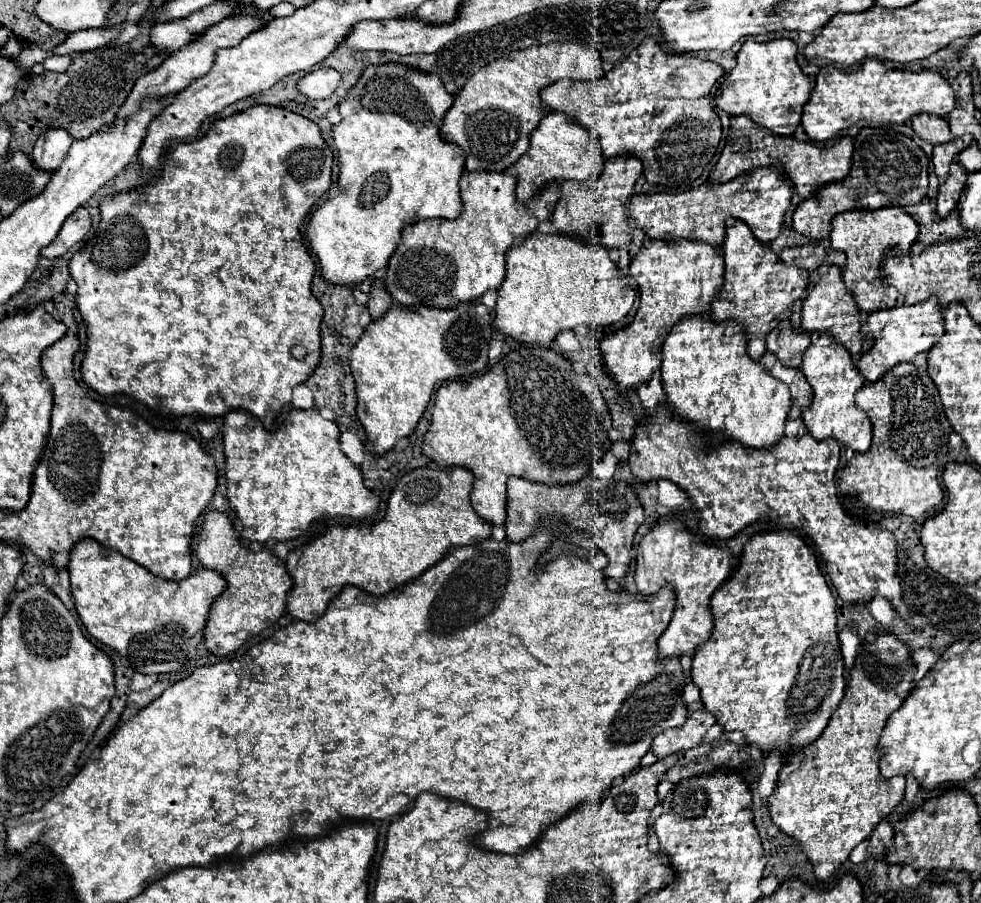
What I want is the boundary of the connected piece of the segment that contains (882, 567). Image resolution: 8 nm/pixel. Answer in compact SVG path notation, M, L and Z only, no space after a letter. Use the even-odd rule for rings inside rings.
M661 405L657 411L657 417L647 417L637 429L631 445L631 457L629 457L629 467L635 479L641 483L649 481L659 481L667 479L681 487L695 509L699 511L699 529L703 535L711 539L731 539L737 533L741 533L745 527L755 523L757 519L765 519L773 527L785 527L789 525L793 531L805 535L811 539L815 549L821 555L825 573L829 575L833 587L837 589L839 597L845 603L867 603L867 599L873 597L885 597L897 615L909 623L911 611L903 601L901 595L901 579L897 575L897 541L891 531L881 529L873 523L863 523L851 519L841 501L839 501L839 491L835 485L835 471L839 465L839 455L841 447L833 439L823 439L815 441L811 435L803 435L801 439L787 439L783 437L781 443L777 443L769 451L757 451L743 447L739 443L723 443L709 447L705 443L705 435L675 419L671 411Z

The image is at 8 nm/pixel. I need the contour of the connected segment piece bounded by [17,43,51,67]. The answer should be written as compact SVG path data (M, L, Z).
M25 43L21 55L17 57L17 63L21 63L21 67L31 67L33 63L43 63L43 59L47 59L49 55L51 53L43 51L43 49L37 49L31 43Z

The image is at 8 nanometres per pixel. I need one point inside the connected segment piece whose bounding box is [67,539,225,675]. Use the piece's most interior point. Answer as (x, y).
(159, 636)

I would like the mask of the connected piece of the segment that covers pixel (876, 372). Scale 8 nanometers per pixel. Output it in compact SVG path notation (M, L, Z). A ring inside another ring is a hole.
M929 297L923 303L917 305L897 305L893 309L885 309L881 313L875 313L867 319L869 325L873 325L873 329L879 329L879 337L875 337L873 347L861 355L861 359L857 361L857 369L863 373L863 377L869 383L879 381L887 371L891 371L897 363L911 363L915 355L929 351L935 343L939 343L939 339L945 335L945 327L943 327L943 315L941 309L937 305L937 299Z

